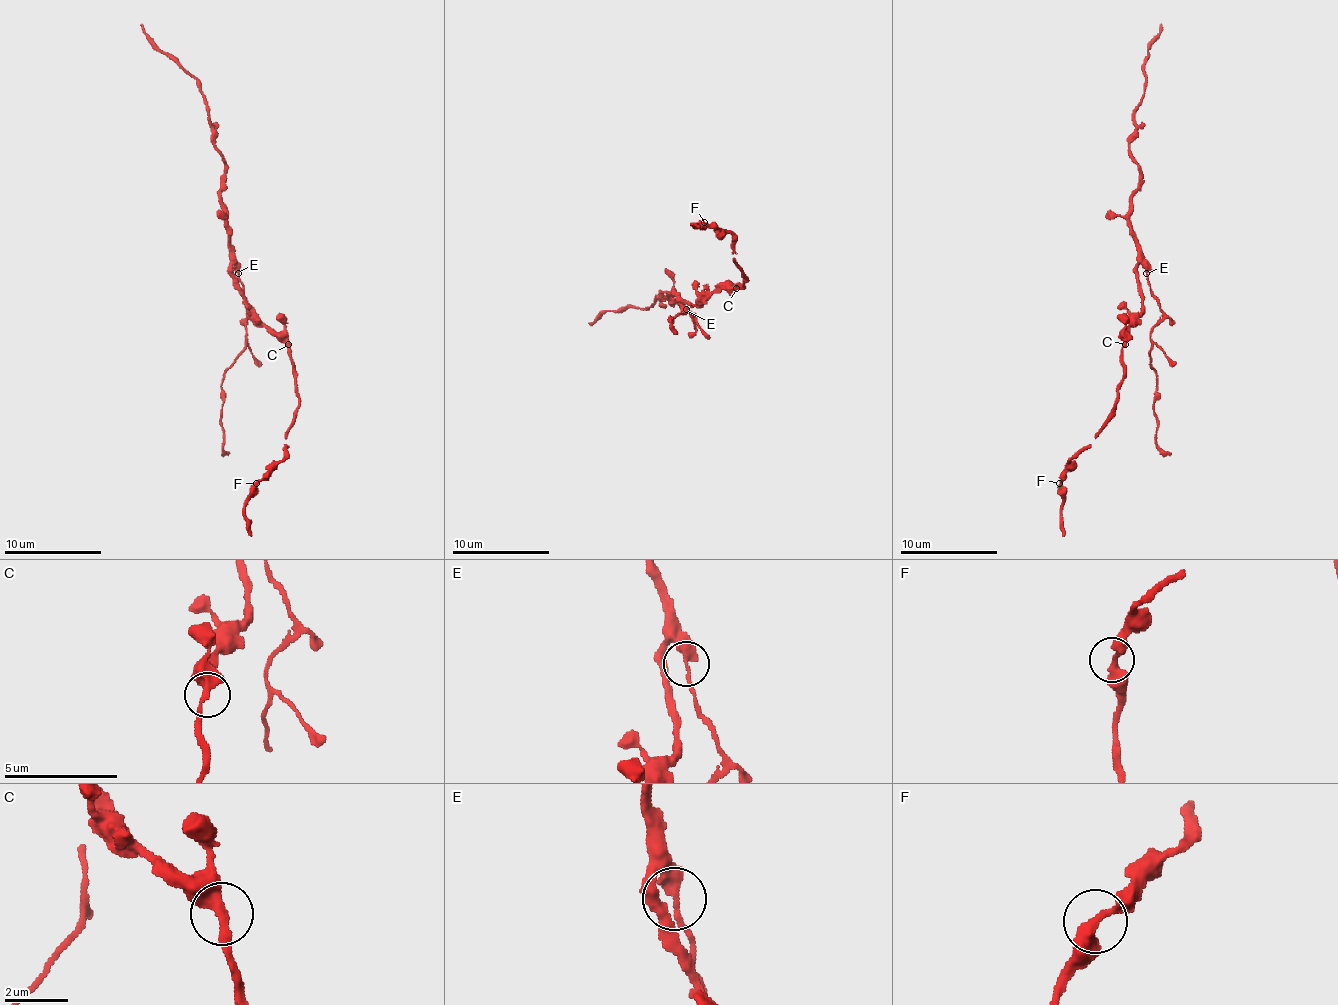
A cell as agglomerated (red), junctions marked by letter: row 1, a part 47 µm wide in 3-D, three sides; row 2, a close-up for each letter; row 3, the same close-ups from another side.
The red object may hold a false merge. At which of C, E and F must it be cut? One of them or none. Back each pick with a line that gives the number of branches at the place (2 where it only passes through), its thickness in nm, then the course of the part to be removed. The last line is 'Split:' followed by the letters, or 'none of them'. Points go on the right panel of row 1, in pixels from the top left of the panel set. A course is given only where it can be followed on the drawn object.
E: 2 branches meet; 360 nm thick; foreign part runs (1147, 273), (1161, 320), (1149, 342), (1149, 366), (1157, 373), (1157, 444), (1171, 453)
Split: E

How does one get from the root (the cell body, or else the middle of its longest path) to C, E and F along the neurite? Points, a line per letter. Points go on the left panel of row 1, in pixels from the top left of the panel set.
C: (242, 288), (244, 303), (288, 344)
E: (242, 288), (232, 271), (232, 264), (237, 273)
F: (242, 288), (244, 303), (288, 346), (298, 390), (295, 422), (286, 434), (286, 456), (256, 483)

